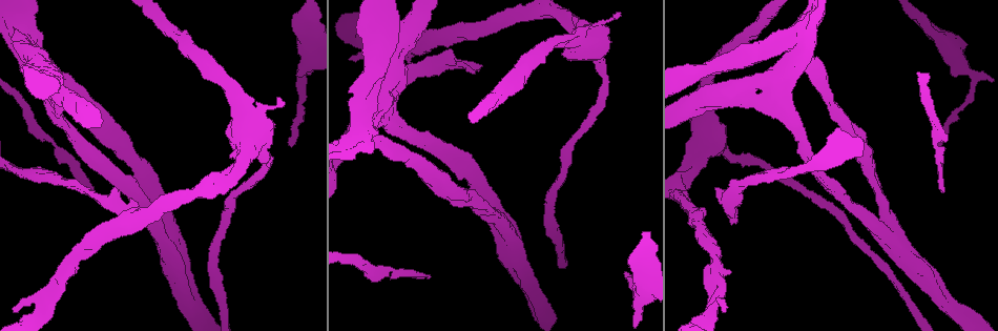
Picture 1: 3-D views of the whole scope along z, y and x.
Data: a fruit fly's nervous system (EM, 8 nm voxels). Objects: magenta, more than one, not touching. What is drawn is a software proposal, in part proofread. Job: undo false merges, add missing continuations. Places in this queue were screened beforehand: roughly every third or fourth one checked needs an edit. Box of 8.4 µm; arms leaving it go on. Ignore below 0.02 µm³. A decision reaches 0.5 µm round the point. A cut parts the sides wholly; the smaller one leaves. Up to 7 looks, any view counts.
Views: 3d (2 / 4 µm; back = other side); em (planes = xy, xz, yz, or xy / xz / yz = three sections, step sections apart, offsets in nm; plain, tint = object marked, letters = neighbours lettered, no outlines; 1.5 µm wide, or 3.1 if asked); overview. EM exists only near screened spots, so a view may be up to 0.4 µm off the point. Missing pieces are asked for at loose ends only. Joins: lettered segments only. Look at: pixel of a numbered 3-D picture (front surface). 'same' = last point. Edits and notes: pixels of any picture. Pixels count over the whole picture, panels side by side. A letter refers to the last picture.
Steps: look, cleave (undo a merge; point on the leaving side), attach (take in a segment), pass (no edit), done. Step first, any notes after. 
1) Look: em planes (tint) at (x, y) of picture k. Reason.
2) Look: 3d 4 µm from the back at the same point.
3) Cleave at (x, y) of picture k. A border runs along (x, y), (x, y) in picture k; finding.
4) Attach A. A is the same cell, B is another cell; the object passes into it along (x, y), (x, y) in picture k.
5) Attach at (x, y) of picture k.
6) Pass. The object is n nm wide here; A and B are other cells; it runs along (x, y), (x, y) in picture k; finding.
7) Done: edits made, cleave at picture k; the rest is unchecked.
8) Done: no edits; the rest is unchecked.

Look: 3d 4 µm at (265, 156) of picture 1. Thick turns thin.

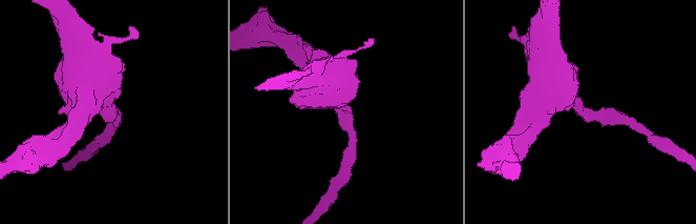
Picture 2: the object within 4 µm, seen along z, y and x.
Look: em planes (letters) at (580, 112) of picture 2. The arms are 190, 800 nm wide.

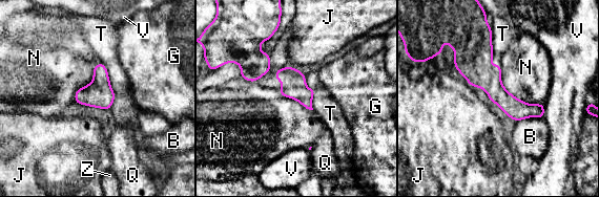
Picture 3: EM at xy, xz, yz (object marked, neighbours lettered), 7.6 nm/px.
Pass. B, G, J, N, Q, T, V and Z are other cells; it runs along (487, 35), (483, 73), (540, 114) in picture 3; continuous, no second neuron.

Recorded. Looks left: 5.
Look: 3d 4 µm at (289, 142) of picture 1. Free end.

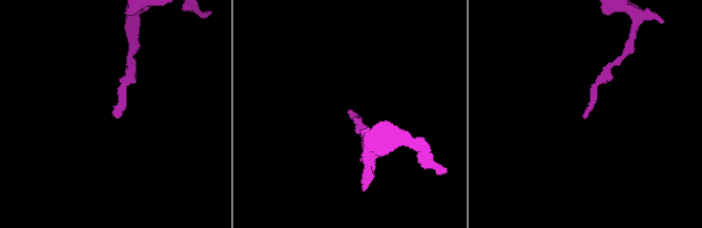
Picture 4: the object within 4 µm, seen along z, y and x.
Look: em planes (letters) at (586, 111) of picture 4.

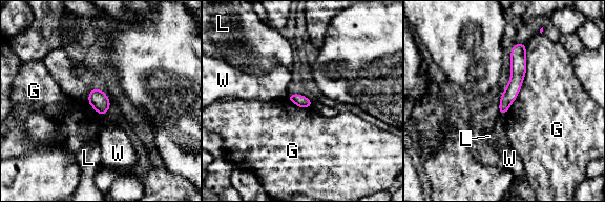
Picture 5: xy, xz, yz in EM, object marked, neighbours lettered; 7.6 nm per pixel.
Pass. G, L and W are other cells; it runs along (523, 46), (502, 110) in picture 5; none of them fits.

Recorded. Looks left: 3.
Look: em planes (letters) at (295, 16) of picture 1. Touches itself.

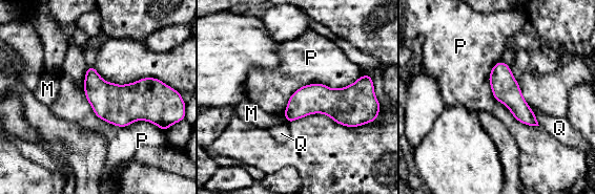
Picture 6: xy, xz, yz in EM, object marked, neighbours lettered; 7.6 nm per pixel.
Pass. M, P and Q are other cells; a border runs along (84, 74), (99, 117), (147, 122) in picture 6; continuous, no second neuron.

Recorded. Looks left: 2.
Done: no edits; the rest is unchecked.

